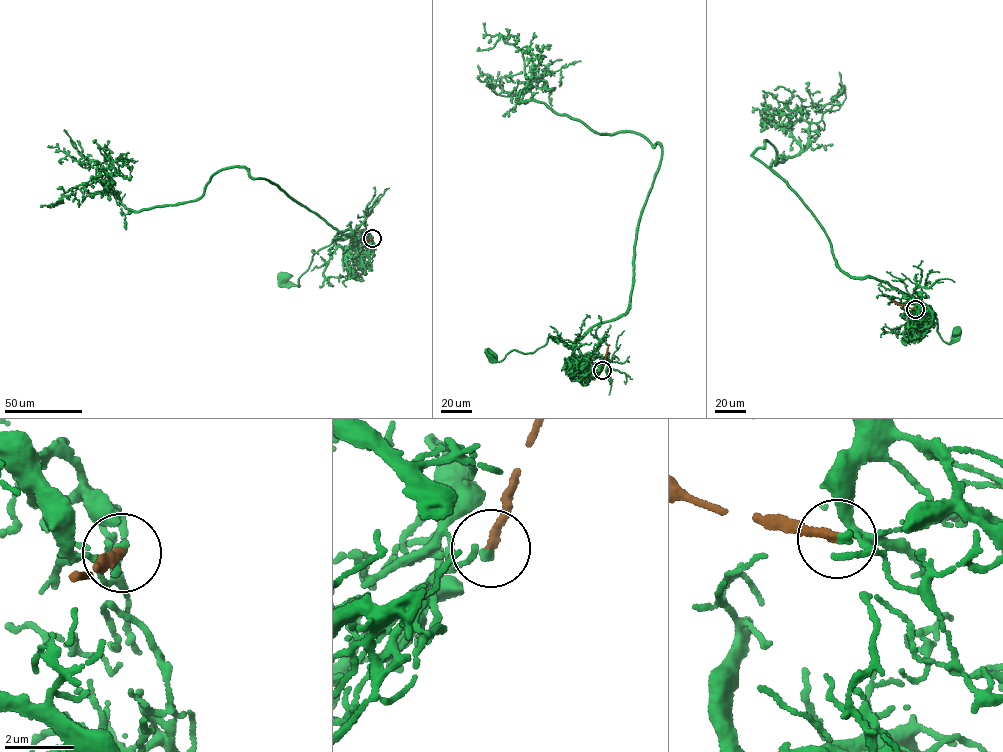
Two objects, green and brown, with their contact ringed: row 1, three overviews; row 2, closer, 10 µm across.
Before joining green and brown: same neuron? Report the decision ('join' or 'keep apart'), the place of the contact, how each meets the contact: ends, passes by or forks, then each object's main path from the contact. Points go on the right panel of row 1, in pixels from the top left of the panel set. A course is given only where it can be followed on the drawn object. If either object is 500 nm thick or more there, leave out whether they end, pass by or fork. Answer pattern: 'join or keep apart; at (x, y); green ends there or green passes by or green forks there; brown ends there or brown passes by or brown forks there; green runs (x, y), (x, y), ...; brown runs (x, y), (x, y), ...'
join; at (915, 309); green ends there; brown ends there; green runs (915, 309), (919, 300), (916, 299), (918, 305), (927, 306), (947, 343), (956, 340), (956, 331); brown runs (915, 309), (890, 300)

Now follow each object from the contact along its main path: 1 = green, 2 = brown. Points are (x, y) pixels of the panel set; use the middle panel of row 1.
1: (602, 369), (575, 347), (549, 337), (533, 352), (512, 350), (498, 361), (489, 359), (489, 352)
2: (602, 369), (609, 344)

